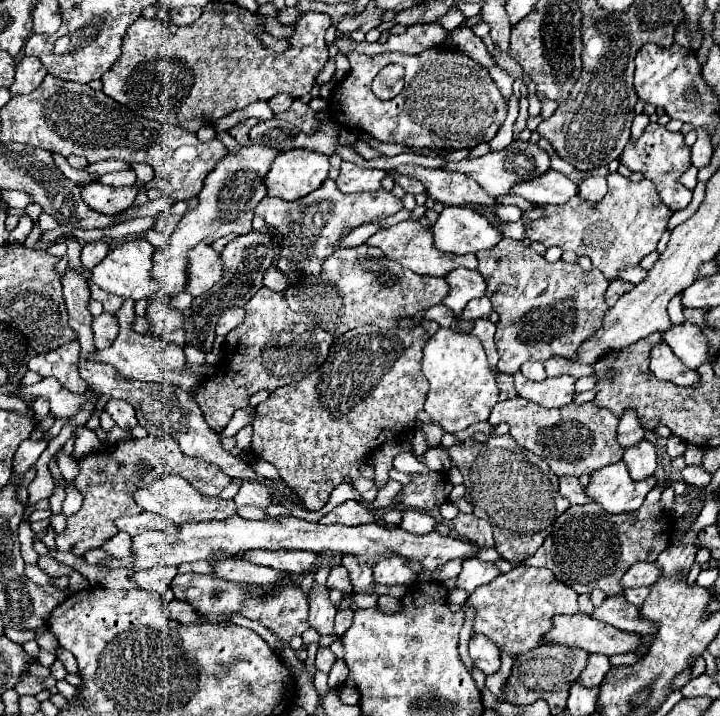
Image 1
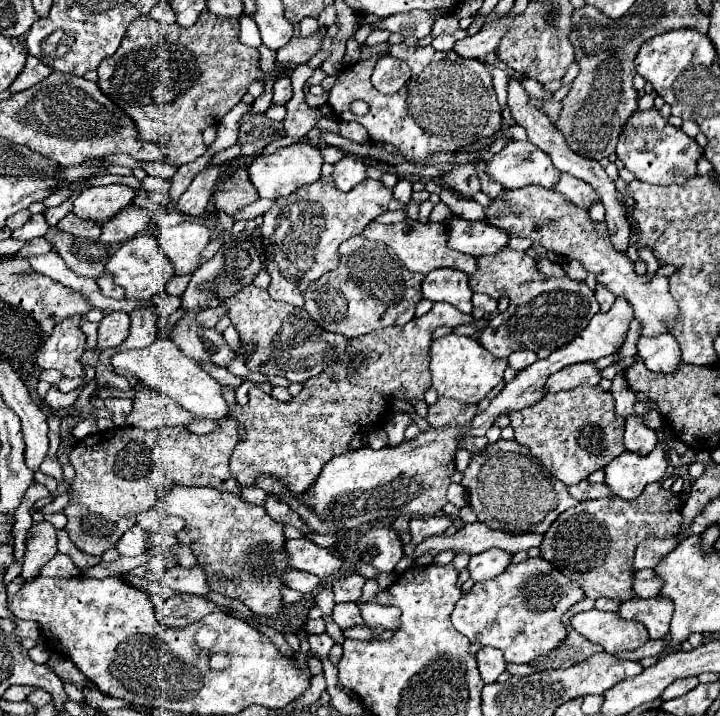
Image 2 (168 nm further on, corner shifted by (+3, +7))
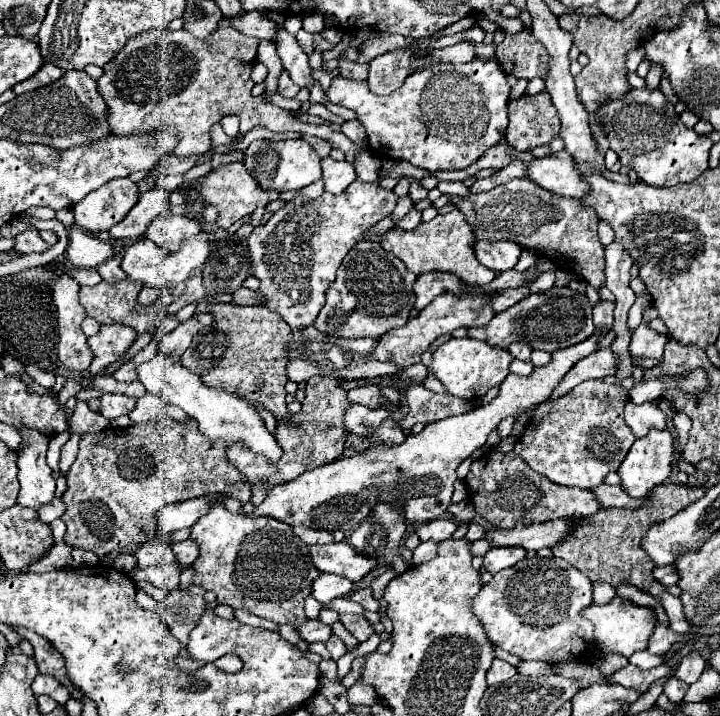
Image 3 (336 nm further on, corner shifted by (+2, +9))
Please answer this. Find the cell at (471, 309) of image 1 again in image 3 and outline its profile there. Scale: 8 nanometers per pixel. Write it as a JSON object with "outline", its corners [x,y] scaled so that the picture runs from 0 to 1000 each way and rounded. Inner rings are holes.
{"outline":[[[721,401],[721,404],[699,404],[693,409],[688,409],[682,415],[682,426],[688,432],[688,437],[696,437],[713,426],[718,426],[718,420],[726,420],[729,415],[735,415],[735,404],[732,401]]]}

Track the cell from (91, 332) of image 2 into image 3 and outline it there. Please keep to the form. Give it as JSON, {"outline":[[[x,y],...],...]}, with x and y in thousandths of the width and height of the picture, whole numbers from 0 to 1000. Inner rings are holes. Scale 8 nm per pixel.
{"outline":[[[276,325],[274,331],[265,331],[263,337],[257,337],[257,342],[251,342],[251,348],[246,353],[235,353],[235,351],[224,348],[215,337],[199,331],[174,348],[168,373],[174,376],[179,390],[224,404],[229,395],[254,395],[257,390],[263,390],[268,384],[268,378],[288,365],[288,359],[290,359],[288,325]]]}

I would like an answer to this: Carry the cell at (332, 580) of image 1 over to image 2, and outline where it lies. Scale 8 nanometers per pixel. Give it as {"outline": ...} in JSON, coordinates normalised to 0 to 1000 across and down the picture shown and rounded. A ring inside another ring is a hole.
{"outline":[[[481,800],[475,806],[469,806],[461,814],[461,825],[464,825],[464,839],[475,842],[475,839],[497,839],[503,831],[503,820],[508,814],[508,806],[494,803],[494,800]]]}

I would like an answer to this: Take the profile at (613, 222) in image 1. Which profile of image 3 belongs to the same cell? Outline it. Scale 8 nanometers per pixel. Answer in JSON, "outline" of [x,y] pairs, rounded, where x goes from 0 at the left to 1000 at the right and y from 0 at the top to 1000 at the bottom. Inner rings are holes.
{"outline":[[[710,250],[707,256],[690,258],[665,272],[629,272],[626,284],[646,300],[663,334],[713,337],[760,359],[774,373],[796,376],[810,392],[821,395],[829,405],[838,401],[840,356],[829,331],[832,303],[815,286],[804,286],[801,278],[768,272],[735,250]]]}

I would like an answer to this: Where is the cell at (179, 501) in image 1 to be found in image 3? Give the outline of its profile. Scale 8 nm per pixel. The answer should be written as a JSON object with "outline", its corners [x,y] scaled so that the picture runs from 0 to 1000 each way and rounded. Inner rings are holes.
{"outline":[[[299,700],[293,714],[268,733],[265,753],[279,770],[276,781],[268,786],[268,814],[296,825],[301,842],[410,876],[426,865],[421,845],[446,797],[435,789],[426,761],[401,733],[376,722],[324,719],[310,708],[310,700]]]}

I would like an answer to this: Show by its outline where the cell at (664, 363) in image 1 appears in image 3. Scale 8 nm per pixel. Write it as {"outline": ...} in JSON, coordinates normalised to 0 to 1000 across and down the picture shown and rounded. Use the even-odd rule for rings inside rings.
{"outline":[[[907,427],[893,436],[890,453],[876,465],[874,493],[879,499],[907,499],[907,501],[918,501],[921,499],[921,487],[924,487],[926,471],[915,468],[913,462],[907,462],[901,457],[901,450],[913,443],[914,436]]]}

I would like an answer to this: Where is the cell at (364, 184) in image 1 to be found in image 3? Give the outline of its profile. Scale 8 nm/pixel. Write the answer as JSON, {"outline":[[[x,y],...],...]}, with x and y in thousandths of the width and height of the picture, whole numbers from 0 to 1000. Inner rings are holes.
{"outline":[[[460,219],[446,222],[446,233],[449,233],[449,256],[451,256],[451,267],[471,272],[474,267],[479,267],[490,253],[493,253],[493,233],[482,225],[465,225]]]}

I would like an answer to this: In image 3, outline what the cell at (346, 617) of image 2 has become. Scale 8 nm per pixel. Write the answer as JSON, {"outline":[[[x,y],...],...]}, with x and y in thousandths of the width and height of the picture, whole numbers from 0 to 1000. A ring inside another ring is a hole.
{"outline":[[[474,859],[474,870],[496,895],[510,895],[518,887],[515,870],[501,859]]]}

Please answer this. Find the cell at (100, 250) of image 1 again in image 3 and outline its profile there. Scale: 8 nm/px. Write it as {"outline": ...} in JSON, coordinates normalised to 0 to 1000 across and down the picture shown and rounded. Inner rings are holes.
{"outline":[[[213,261],[196,272],[193,284],[176,297],[171,309],[154,317],[154,334],[188,334],[201,325],[204,314],[235,289],[235,270],[224,261]]]}

